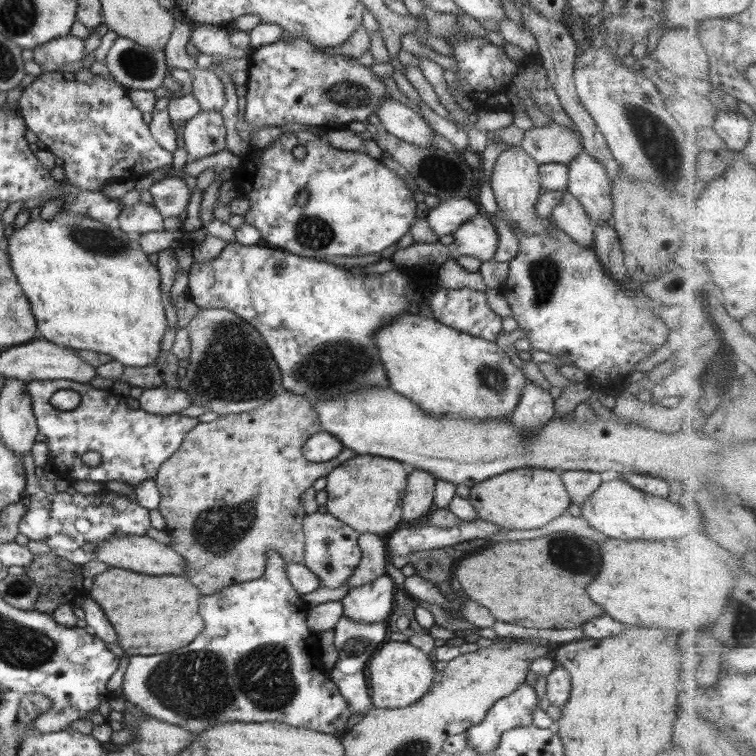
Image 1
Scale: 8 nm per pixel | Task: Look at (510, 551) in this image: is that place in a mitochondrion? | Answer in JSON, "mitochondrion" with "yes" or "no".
{"mitochondrion":"no"}

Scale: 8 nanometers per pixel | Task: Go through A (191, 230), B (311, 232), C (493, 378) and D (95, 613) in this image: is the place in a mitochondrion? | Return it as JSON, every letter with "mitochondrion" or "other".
{"A":"other","B":"mitochondrion","C":"mitochondrion","D":"other"}

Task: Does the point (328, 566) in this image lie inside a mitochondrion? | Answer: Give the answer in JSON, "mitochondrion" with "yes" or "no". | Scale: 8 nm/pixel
{"mitochondrion":"no"}

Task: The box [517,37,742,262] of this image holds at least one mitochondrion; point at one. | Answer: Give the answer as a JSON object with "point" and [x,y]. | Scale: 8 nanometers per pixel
{"point":[653,137]}

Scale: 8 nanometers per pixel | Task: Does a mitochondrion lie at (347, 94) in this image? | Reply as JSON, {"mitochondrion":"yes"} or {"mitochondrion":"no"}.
{"mitochondrion":"yes"}

